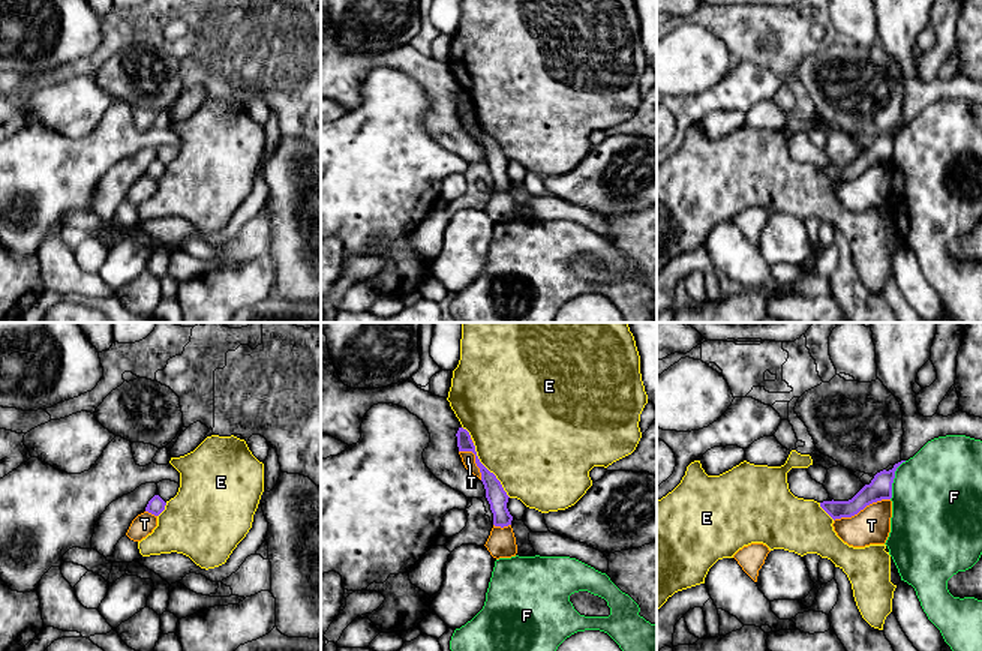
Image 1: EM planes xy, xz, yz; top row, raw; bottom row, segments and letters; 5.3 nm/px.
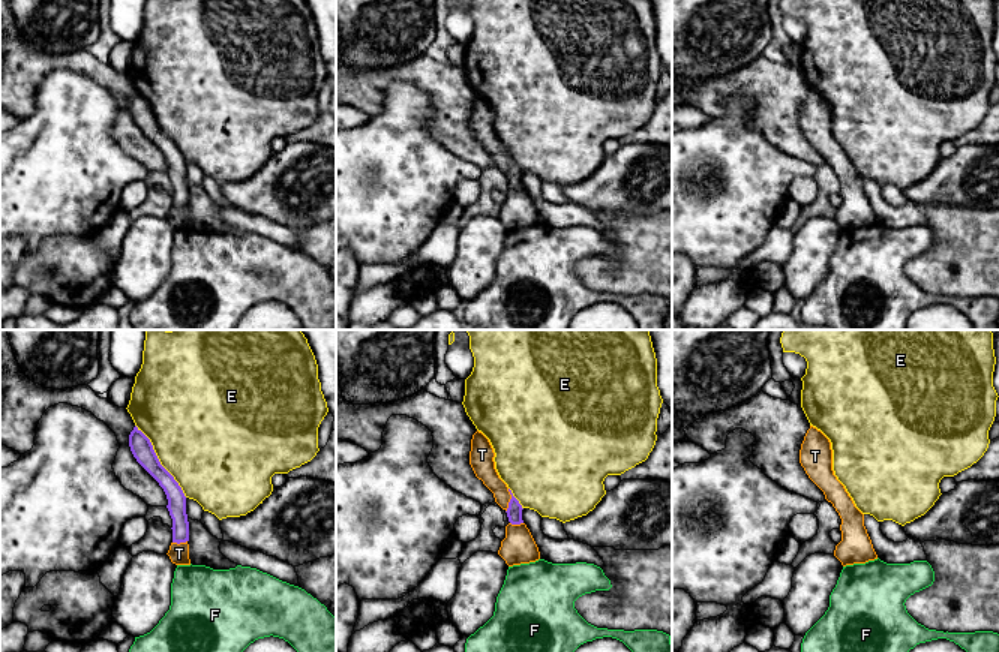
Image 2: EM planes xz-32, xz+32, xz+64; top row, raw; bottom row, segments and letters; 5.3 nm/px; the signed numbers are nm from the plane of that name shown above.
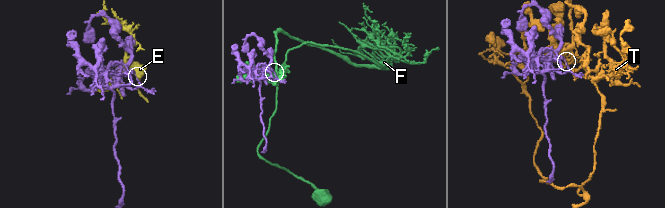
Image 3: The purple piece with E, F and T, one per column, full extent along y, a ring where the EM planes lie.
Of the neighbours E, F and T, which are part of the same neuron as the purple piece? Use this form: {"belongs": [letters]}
{"belongs": ["T"]}

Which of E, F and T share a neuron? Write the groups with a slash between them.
E / F / T

